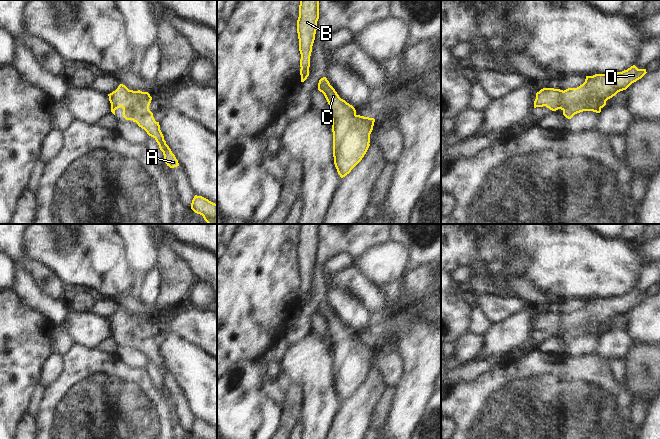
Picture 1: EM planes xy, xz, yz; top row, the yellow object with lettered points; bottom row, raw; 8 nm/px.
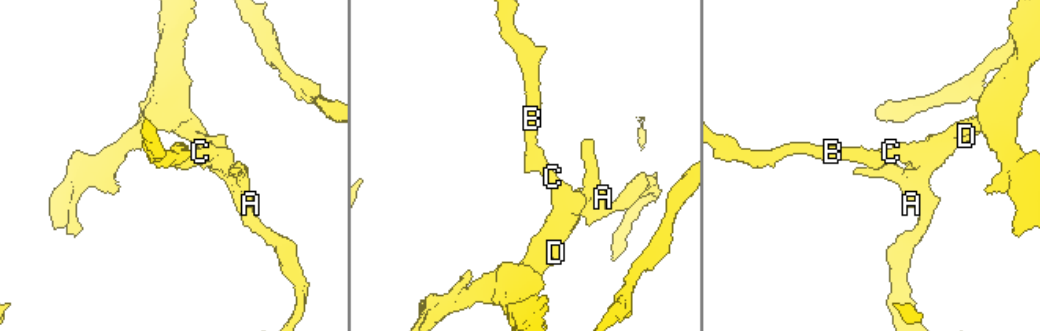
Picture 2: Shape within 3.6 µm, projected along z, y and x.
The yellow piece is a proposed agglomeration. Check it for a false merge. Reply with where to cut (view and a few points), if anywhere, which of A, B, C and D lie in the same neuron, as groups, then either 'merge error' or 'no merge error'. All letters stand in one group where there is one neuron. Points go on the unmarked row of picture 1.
no cut; A B C D; no merge error

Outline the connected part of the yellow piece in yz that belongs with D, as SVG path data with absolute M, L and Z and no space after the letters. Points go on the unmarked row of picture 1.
M633 289L614 298L586 300L585 306L577 312L568 312L564 315L543 312L536 317L534 332L546 330L552 335L561 333L568 343L583 335L600 337L608 323L626 314L646 297L646 293L638 293Z

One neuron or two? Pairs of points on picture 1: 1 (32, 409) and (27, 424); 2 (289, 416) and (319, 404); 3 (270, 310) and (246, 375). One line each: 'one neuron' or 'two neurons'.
1: two neurons
2: two neurons
3: two neurons

